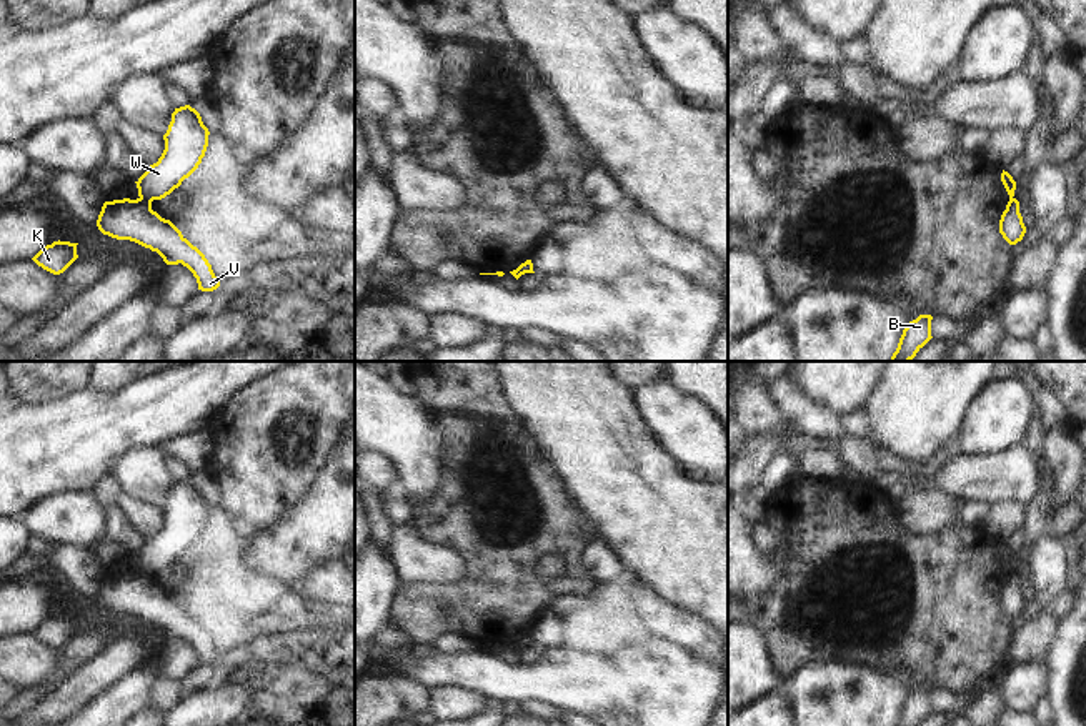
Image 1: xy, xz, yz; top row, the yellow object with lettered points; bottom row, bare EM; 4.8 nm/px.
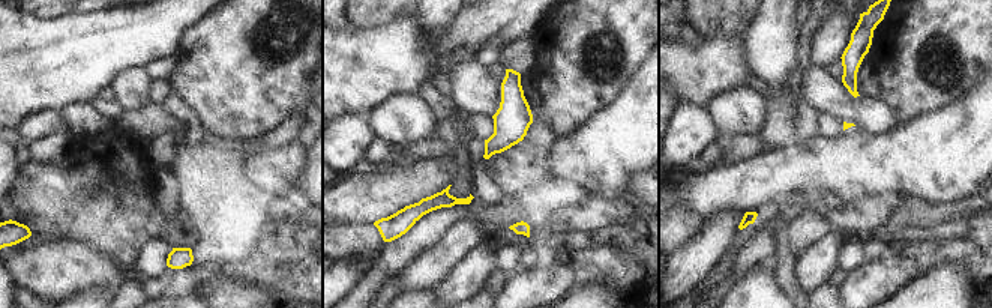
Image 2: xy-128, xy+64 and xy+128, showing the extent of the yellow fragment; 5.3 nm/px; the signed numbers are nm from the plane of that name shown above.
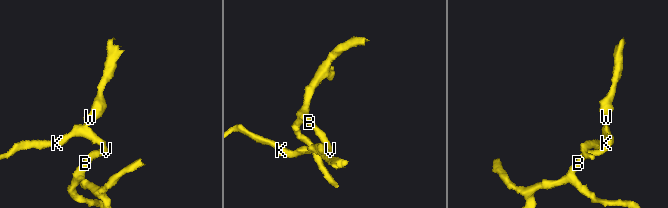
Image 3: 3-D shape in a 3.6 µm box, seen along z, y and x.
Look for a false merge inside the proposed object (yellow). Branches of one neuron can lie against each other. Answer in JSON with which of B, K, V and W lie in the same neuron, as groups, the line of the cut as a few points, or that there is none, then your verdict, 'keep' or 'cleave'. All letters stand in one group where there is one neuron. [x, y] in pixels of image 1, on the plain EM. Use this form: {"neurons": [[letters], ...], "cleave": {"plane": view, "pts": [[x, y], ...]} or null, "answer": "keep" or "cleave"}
{"neurons": [["B", "K", "V"], ["W"]], "cleave": {"plane": "xy", "pts": [[140, 570], [150, 575]]}, "answer": "cleave"}

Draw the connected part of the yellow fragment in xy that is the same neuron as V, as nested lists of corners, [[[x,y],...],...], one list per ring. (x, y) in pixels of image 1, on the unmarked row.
[[[147,571],[105,574],[97,599],[103,608],[157,624],[167,638],[182,636],[193,646],[202,664],[220,659],[205,628],[170,593],[153,584]]]

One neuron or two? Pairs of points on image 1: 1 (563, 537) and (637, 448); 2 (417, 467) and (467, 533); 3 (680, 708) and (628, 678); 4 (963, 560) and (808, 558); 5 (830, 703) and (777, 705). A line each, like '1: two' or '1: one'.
1: two
2: two
3: one
4: one
5: two

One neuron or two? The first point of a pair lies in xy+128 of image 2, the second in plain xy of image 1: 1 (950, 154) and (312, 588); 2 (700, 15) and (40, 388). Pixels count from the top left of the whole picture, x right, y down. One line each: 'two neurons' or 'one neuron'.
1: two neurons
2: one neuron

